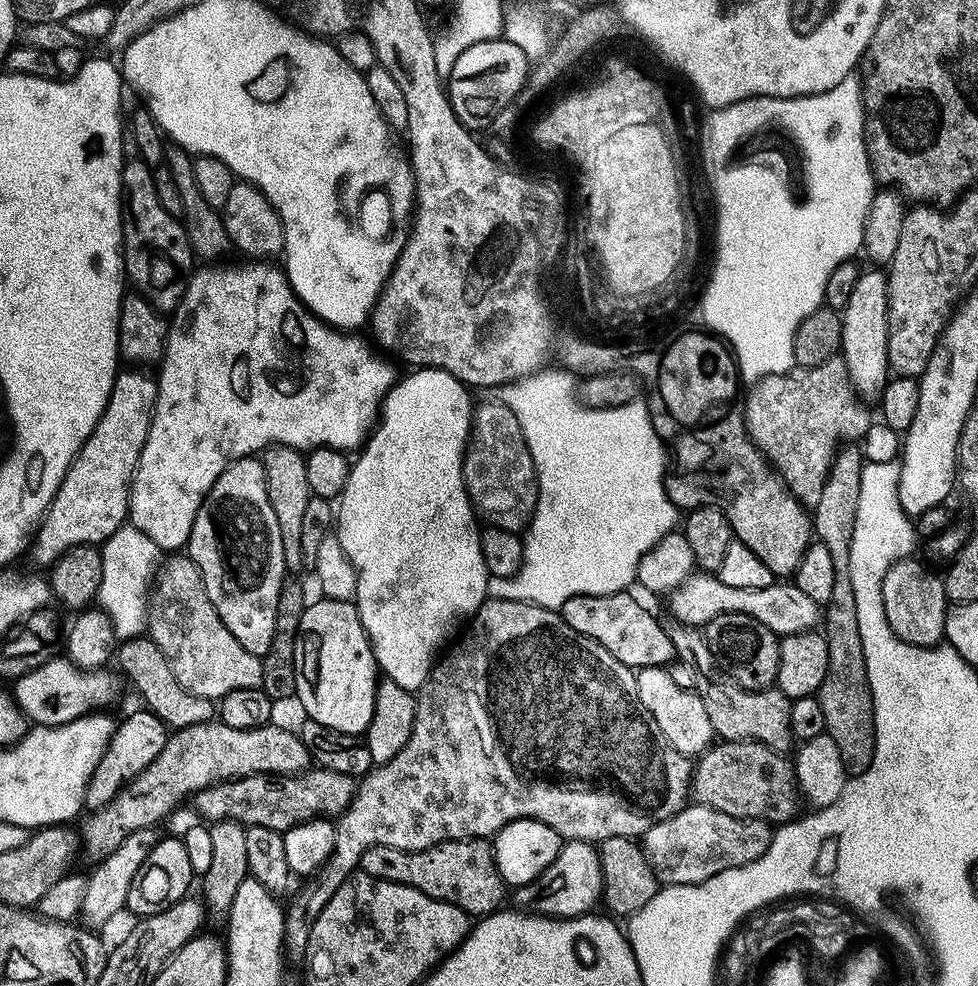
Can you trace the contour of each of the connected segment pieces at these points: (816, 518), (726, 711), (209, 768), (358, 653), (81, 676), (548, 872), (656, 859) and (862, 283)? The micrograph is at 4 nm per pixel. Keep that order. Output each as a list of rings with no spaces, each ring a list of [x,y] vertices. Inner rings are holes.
[[[844,446],[832,458],[832,465],[826,478],[826,486],[822,486],[822,495],[811,509],[810,519],[815,539],[826,550],[830,550],[830,558],[834,562],[834,590],[830,593],[830,602],[822,612],[822,635],[828,642],[828,673],[822,678],[822,686],[818,693],[822,702],[822,718],[824,731],[838,746],[838,754],[842,754],[842,762],[849,773],[856,774],[862,766],[867,765],[876,750],[876,723],[874,722],[874,702],[870,682],[866,674],[866,654],[862,650],[862,633],[858,631],[858,606],[854,606],[854,586],[850,586],[850,542],[854,536],[854,518],[858,512],[858,486],[862,486],[862,470],[865,461],[862,452],[856,446]]]
[[[705,683],[702,688],[706,715],[710,717],[713,733],[721,741],[753,740],[766,745],[767,748],[773,748],[778,753],[787,753],[787,748],[791,749],[794,744],[790,726],[792,701],[775,686],[764,688],[761,692],[749,692],[746,688],[739,688],[737,684],[723,683]]]
[[[209,722],[198,726],[186,726],[177,728],[169,735],[166,746],[162,748],[162,754],[146,768],[137,774],[135,780],[129,780],[121,788],[120,793],[114,797],[105,808],[89,811],[79,821],[78,840],[84,843],[84,852],[92,859],[99,862],[108,856],[134,830],[143,828],[156,828],[159,820],[164,820],[184,799],[195,797],[203,788],[209,788],[211,784],[222,784],[233,780],[241,780],[244,776],[296,776],[303,773],[313,763],[312,756],[306,750],[306,746],[300,741],[299,735],[288,728],[279,728],[276,722],[269,722],[252,729],[234,729],[221,722]]]
[[[319,599],[313,604],[311,601],[302,614],[298,637],[295,699],[300,700],[301,706],[304,707],[303,715],[307,719],[318,722],[330,730],[338,730],[342,734],[360,736],[367,731],[374,717],[375,692],[378,683],[376,655],[352,600]]]
[[[53,658],[38,666],[38,670],[30,670],[30,674],[22,674],[22,678],[14,681],[14,695],[33,725],[65,724],[79,716],[99,713],[119,698],[121,677],[115,671],[108,671],[88,671],[67,658]]]
[[[569,840],[561,843],[558,858],[554,858],[554,862],[550,862],[550,866],[546,870],[542,870],[542,874],[538,874],[538,878],[534,878],[528,884],[519,885],[519,887],[517,887],[513,892],[516,893],[514,893],[513,896],[511,893],[510,900],[513,900],[513,902],[516,903],[513,905],[522,912],[535,912],[537,916],[546,916],[549,918],[567,918],[570,916],[582,916],[591,913],[593,909],[595,909],[592,907],[594,907],[596,903],[599,905],[604,895],[604,879],[602,878],[602,862],[600,861],[599,847],[597,847],[595,843],[587,840]]]
[[[692,802],[670,818],[650,826],[650,830],[642,837],[642,847],[661,885],[701,884],[706,882],[706,878],[714,878],[714,874],[722,874],[722,870],[746,866],[766,854],[772,841],[772,833],[773,829],[767,820],[739,820],[730,814],[722,814],[722,810]]]
[[[883,271],[864,272],[856,280],[848,301],[842,307],[840,352],[852,388],[868,402],[879,401],[890,379],[888,362],[888,277]]]

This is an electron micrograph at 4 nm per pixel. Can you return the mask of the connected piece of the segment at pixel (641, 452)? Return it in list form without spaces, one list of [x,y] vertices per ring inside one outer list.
[[[547,367],[534,376],[502,384],[498,389],[498,400],[508,406],[521,423],[525,444],[536,468],[539,496],[522,536],[522,566],[512,576],[489,579],[488,594],[493,600],[525,600],[560,610],[574,595],[610,595],[631,589],[639,560],[677,527],[678,509],[664,489],[665,441],[652,425],[649,405],[639,398],[613,408],[589,408],[578,395],[577,377],[567,370],[555,369]]]

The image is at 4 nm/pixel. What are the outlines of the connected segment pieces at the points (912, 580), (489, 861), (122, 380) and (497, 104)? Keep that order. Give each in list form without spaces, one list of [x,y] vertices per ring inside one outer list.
[[[916,558],[899,560],[886,570],[882,602],[894,634],[907,644],[936,646],[944,640],[944,613],[950,607],[950,601],[944,594],[944,581],[926,565],[919,564]]]
[[[484,838],[444,840],[417,852],[375,844],[364,851],[358,868],[376,880],[410,886],[422,890],[422,894],[430,894],[430,898],[450,902],[472,918],[491,916],[506,900],[506,885],[496,865],[492,844]]]
[[[117,371],[104,413],[66,470],[52,504],[34,533],[30,556],[32,552],[40,564],[55,564],[65,552],[79,544],[103,545],[129,519],[132,477],[146,446],[152,409],[156,406],[157,381],[144,373],[147,371],[128,371],[132,372]]]
[[[505,38],[470,46],[454,63],[452,76],[446,80],[446,91],[454,114],[470,130],[487,129],[497,119],[499,112],[521,95],[528,83],[529,71],[528,56]]]

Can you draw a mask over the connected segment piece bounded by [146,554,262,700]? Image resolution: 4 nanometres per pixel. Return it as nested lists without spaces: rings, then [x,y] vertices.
[[[172,554],[155,575],[149,595],[146,632],[166,655],[178,682],[186,690],[220,700],[239,688],[260,688],[261,657],[251,656],[227,630],[210,602],[197,566],[186,554]]]

